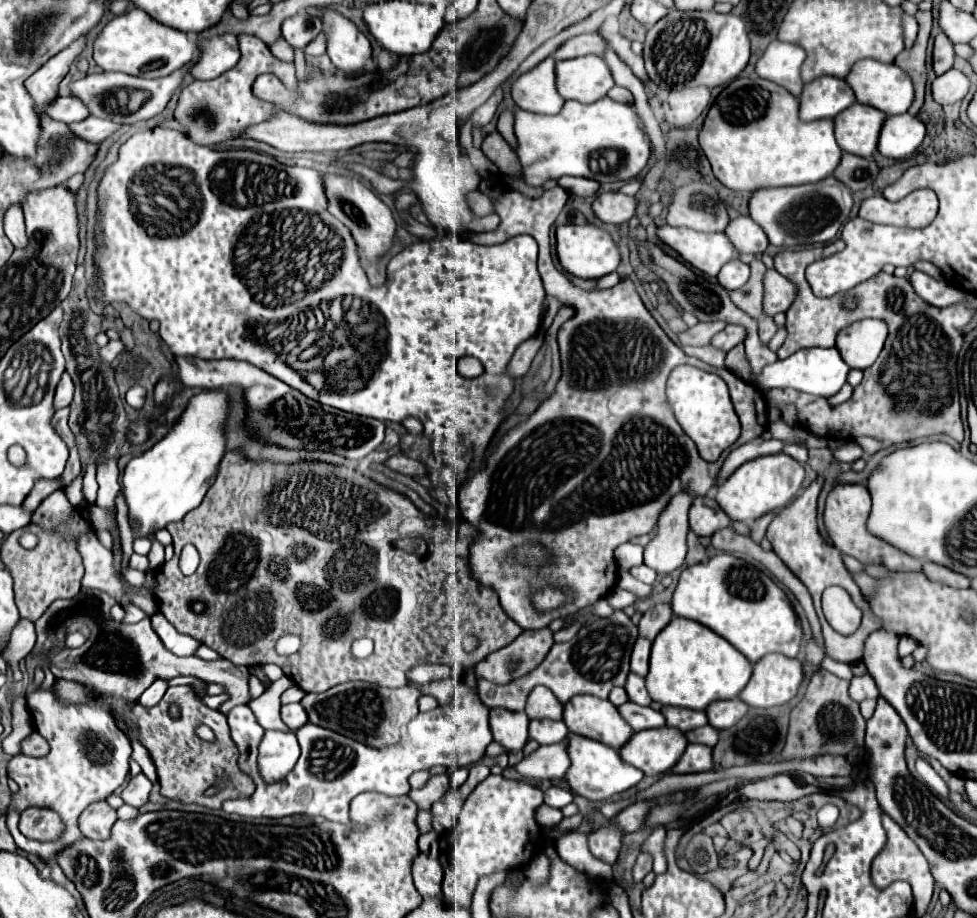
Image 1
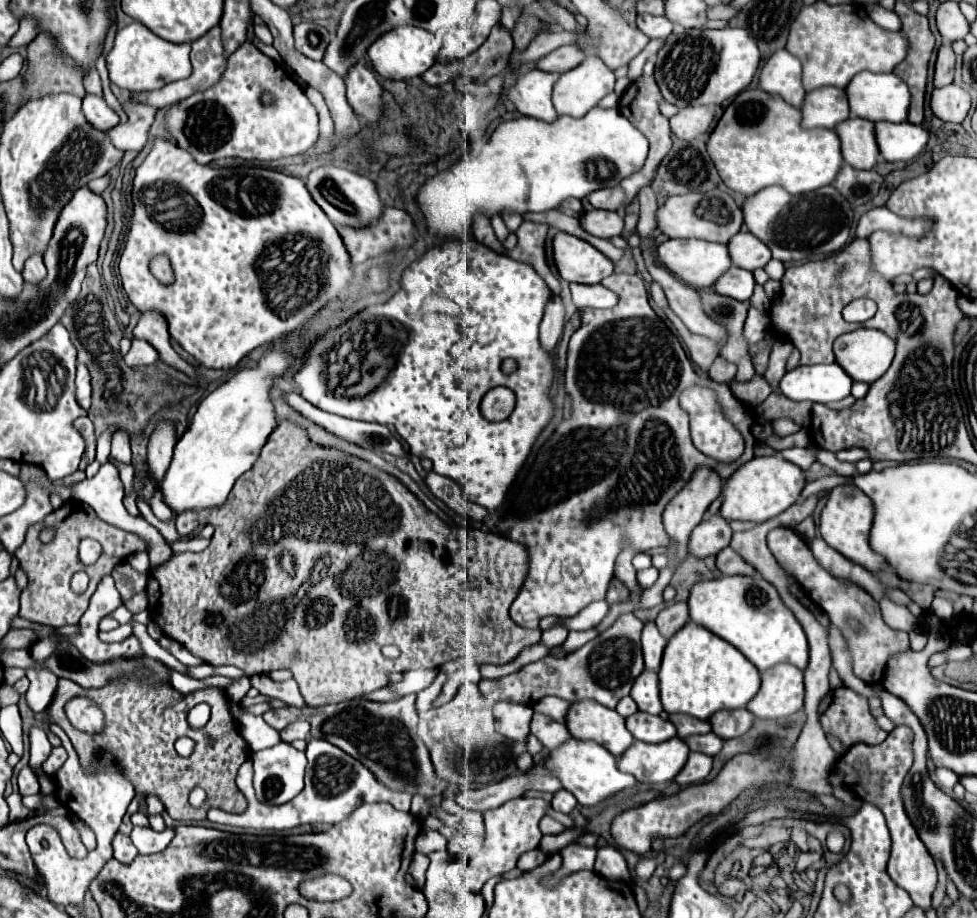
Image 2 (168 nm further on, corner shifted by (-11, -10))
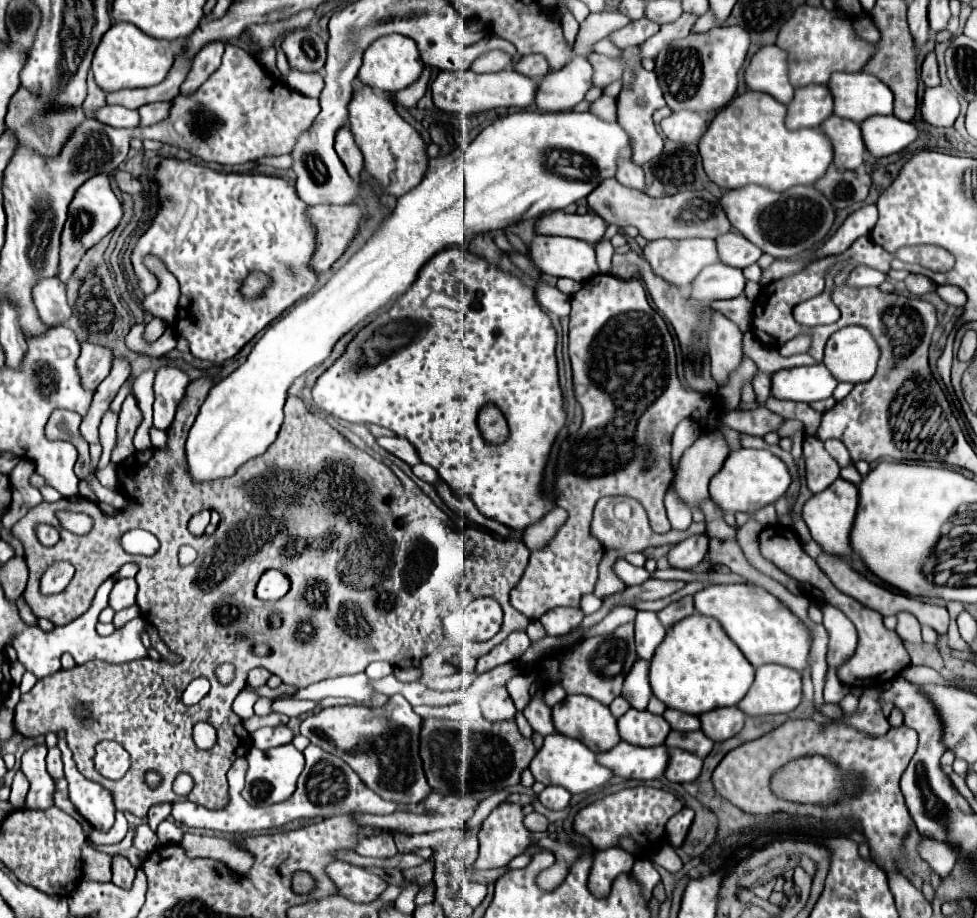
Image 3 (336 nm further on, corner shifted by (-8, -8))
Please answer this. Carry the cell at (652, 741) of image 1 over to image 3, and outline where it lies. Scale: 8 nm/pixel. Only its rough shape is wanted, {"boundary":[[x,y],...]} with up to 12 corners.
{"boundary":[[618,743],[598,763],[618,777],[650,781],[664,775],[666,745]]}

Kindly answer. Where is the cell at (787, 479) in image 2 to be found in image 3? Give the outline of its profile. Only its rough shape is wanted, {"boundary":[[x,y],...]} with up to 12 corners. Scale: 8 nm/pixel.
{"boundary":[[738,449],[710,481],[730,513],[776,503],[792,477],[770,451]]}

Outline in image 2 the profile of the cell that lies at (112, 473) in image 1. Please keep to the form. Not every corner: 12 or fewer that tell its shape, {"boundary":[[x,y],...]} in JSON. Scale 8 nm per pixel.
{"boundary":[[117,431],[111,441],[111,455],[131,463],[129,435]]}

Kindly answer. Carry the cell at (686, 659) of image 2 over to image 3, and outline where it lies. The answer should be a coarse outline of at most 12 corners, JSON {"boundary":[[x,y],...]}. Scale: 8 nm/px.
{"boundary":[[716,619],[672,625],[654,695],[700,715],[738,705],[754,667]]}

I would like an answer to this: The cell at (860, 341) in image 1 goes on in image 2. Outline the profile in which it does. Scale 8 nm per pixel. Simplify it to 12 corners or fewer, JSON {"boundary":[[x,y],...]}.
{"boundary":[[859,327],[833,343],[853,381],[873,383],[889,369],[895,343]]}

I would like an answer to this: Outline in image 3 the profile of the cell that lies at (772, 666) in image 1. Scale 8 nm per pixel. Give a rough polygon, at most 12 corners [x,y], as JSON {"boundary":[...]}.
{"boundary":[[762,665],[738,707],[746,715],[790,713],[802,675]]}

